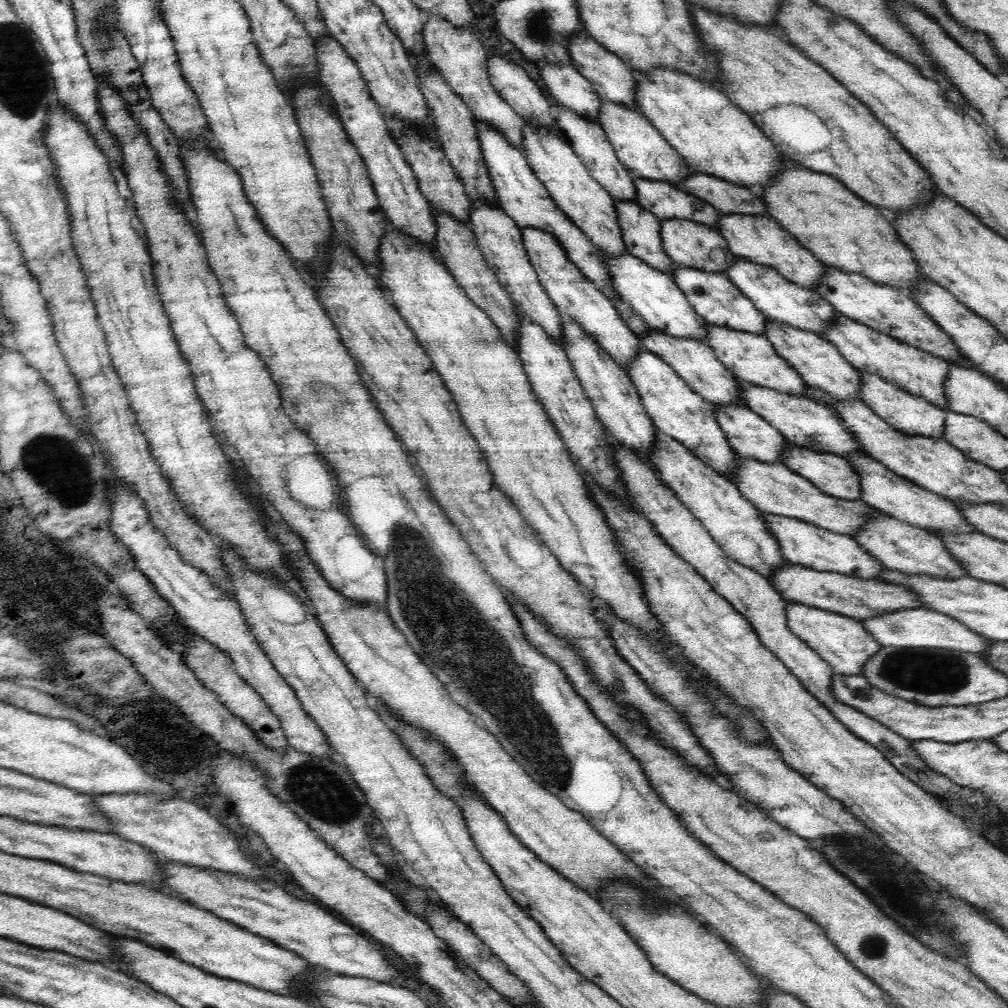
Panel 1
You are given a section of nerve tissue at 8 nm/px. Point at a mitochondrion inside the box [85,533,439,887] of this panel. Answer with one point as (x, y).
(322, 791)

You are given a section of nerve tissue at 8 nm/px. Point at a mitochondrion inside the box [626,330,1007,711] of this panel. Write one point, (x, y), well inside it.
(920, 672)

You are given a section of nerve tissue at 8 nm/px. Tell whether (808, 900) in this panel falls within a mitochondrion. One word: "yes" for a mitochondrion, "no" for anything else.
no

